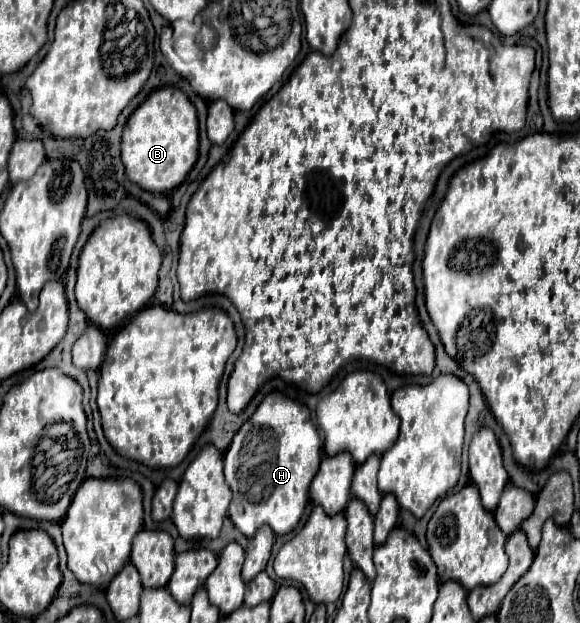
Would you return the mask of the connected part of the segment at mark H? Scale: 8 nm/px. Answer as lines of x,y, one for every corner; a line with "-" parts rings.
277,390
269,392
263,398
263,402
257,406
253,416
233,436
231,446
225,452
225,460
223,460
225,462
225,480
233,492
233,500
229,506
229,518
233,520
233,524
247,538
253,538
257,528
263,524
271,526
275,534
291,532
303,516
305,504
309,500
309,484
319,468
321,456
323,456
321,440
319,440
315,424
311,422
309,408
297,400
283,396

